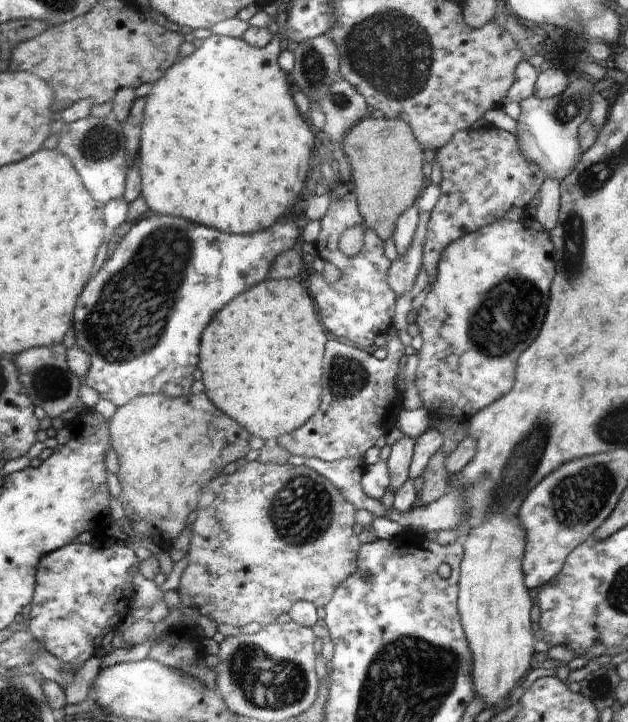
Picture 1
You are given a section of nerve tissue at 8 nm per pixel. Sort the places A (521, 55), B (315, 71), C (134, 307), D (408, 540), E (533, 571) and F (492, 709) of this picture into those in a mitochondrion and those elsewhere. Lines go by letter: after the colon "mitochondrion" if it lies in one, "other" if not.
A: other
B: mitochondrion
C: mitochondrion
D: other
E: other
F: other

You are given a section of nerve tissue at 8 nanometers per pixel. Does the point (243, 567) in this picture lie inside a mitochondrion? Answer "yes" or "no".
no

